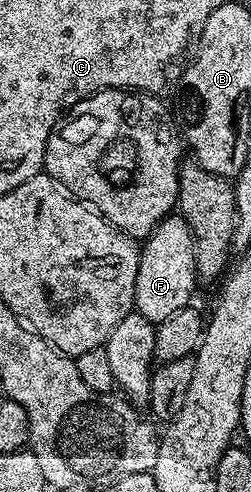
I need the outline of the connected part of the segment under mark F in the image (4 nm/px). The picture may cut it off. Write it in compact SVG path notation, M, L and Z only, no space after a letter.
M166 216L146 240L142 241L137 266L137 286L135 287L134 311L139 312L152 324L158 325L169 314L188 307L191 295L197 289L195 259L193 258L193 234L182 216Z

